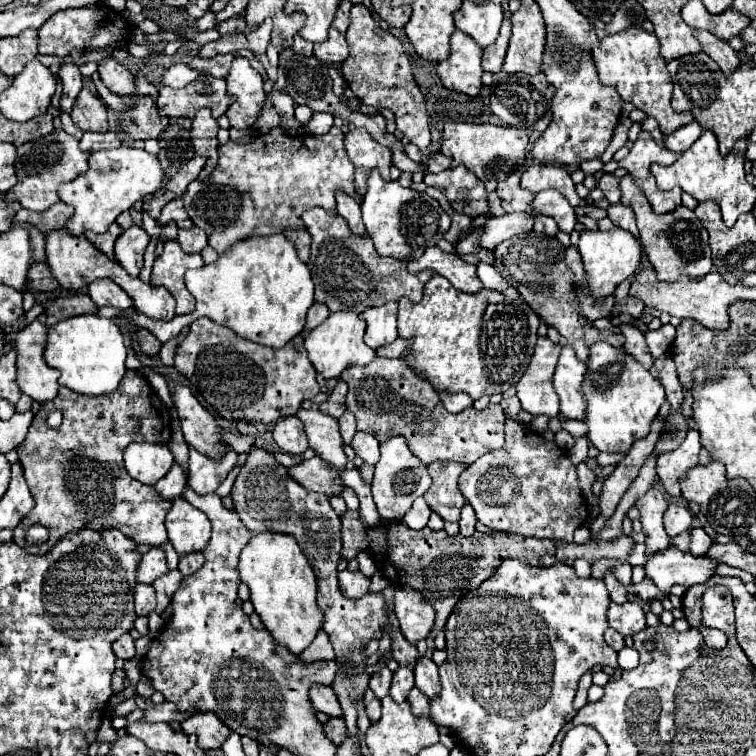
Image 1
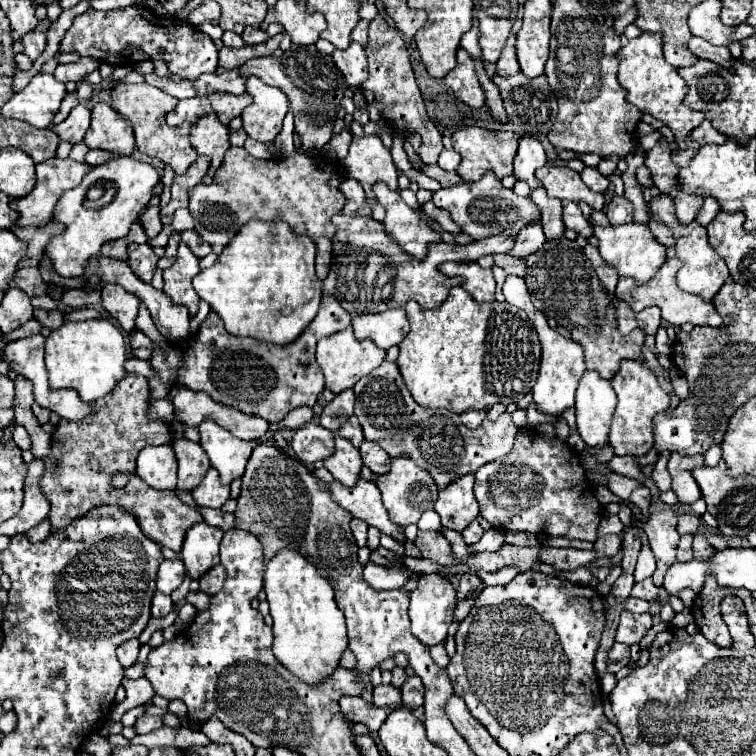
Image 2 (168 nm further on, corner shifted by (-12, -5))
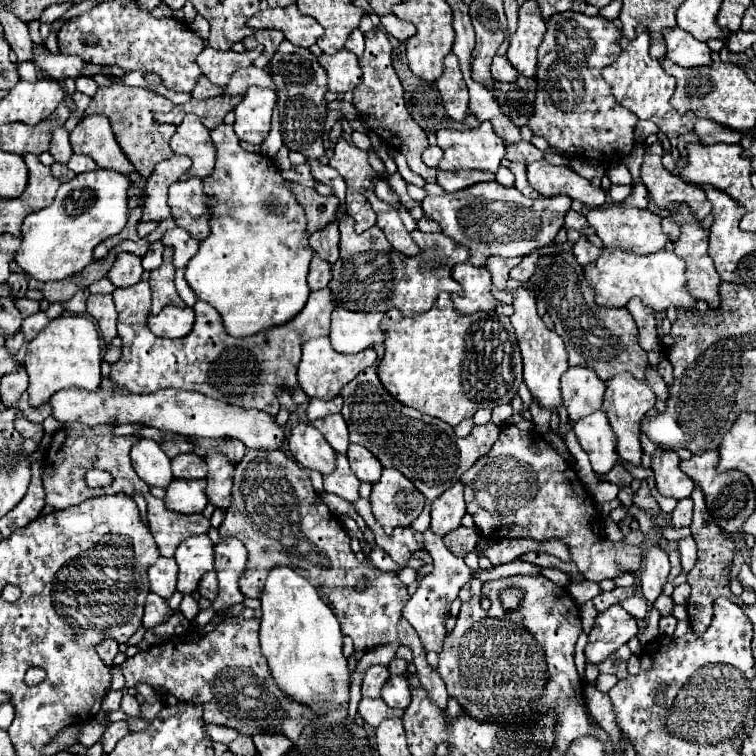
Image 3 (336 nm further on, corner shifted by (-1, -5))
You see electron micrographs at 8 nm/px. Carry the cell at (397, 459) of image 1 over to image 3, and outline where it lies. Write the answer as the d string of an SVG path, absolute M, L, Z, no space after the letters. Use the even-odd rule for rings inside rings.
M385 468L371 492L371 512L385 534L393 534L397 526L411 526L423 512L425 496L395 468Z

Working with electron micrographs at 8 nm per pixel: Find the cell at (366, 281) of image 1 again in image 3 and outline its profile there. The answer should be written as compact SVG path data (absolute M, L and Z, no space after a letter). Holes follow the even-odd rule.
M343 218L339 224L339 232L341 232L341 242L339 242L341 254L339 254L339 260L333 264L333 278L329 282L329 288L335 294L337 304L345 306L347 310L387 312L391 308L397 308L397 310L401 310L403 316L413 316L413 314L427 312L435 304L435 300L441 292L461 294L461 286L451 278L451 270L455 264L467 262L469 250L465 250L465 246L457 246L449 236L428 234L416 229L411 232L411 237L420 247L420 252L415 258L405 258L403 254L397 254L397 250L391 248L385 234L377 226L363 232L363 234L355 234L353 222L349 222L349 218Z

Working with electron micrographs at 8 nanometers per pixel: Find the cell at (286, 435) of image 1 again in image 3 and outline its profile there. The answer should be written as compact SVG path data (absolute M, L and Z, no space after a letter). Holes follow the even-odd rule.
M297 424L287 438L287 446L301 466L317 470L321 474L333 472L337 452L325 442L323 434L317 428L309 424Z

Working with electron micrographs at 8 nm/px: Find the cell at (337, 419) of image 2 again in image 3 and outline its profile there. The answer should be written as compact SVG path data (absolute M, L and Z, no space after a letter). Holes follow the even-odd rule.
M337 396L329 402L323 402L323 400L311 400L309 402L309 408L307 408L307 418L309 420L317 420L317 418L325 418L329 414L335 414L339 412L343 406L343 398Z

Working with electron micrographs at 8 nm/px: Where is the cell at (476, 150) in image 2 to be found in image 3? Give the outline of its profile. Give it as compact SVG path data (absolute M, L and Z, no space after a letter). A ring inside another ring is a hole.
M483 122L473 130L439 130L437 146L443 150L439 170L489 170L497 172L505 144L493 132L489 122Z

